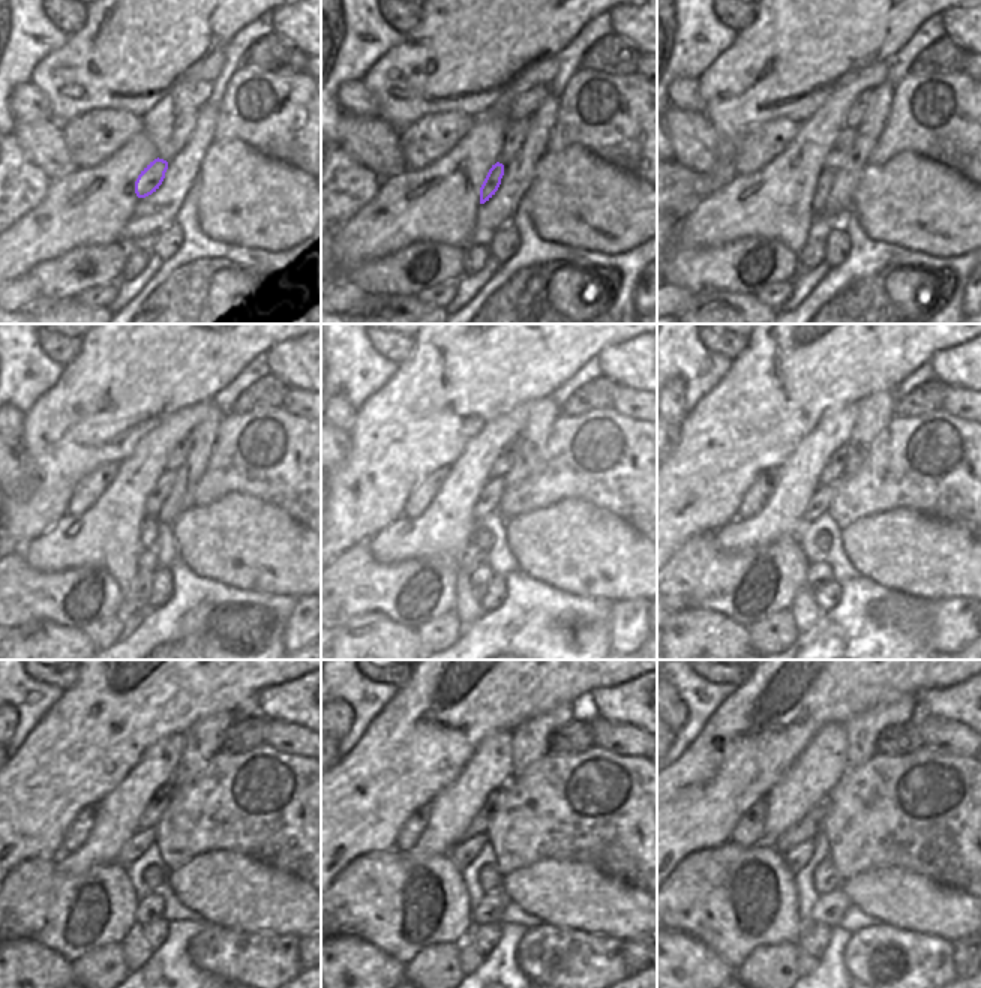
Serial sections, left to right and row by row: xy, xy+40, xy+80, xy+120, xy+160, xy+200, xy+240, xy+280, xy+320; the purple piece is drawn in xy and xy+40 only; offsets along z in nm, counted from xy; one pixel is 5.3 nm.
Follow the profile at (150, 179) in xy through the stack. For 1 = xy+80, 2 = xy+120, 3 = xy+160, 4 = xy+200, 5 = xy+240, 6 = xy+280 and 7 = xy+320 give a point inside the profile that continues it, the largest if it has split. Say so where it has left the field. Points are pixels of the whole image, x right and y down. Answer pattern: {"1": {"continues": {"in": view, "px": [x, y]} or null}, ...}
{"1": {"continues": {"in": "xy+80", "px": [825, 182]}}, "2": {"continues": {"in": "xy+120", "px": [150, 528]}}, "3": {"continues": {"in": "xy+160", "px": [483, 538]}}, "4": {"continues": {"in": "xy+200", "px": [822, 538]}}, "5": {"continues": {"in": "xy+240", "px": [153, 876]}}, "6": {"continues": {"in": "xy+280", "px": [491, 880]}}, "7": {"continues": {"in": "xy+320", "px": [825, 879]}}}

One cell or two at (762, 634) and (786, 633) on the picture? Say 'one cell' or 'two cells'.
one cell

